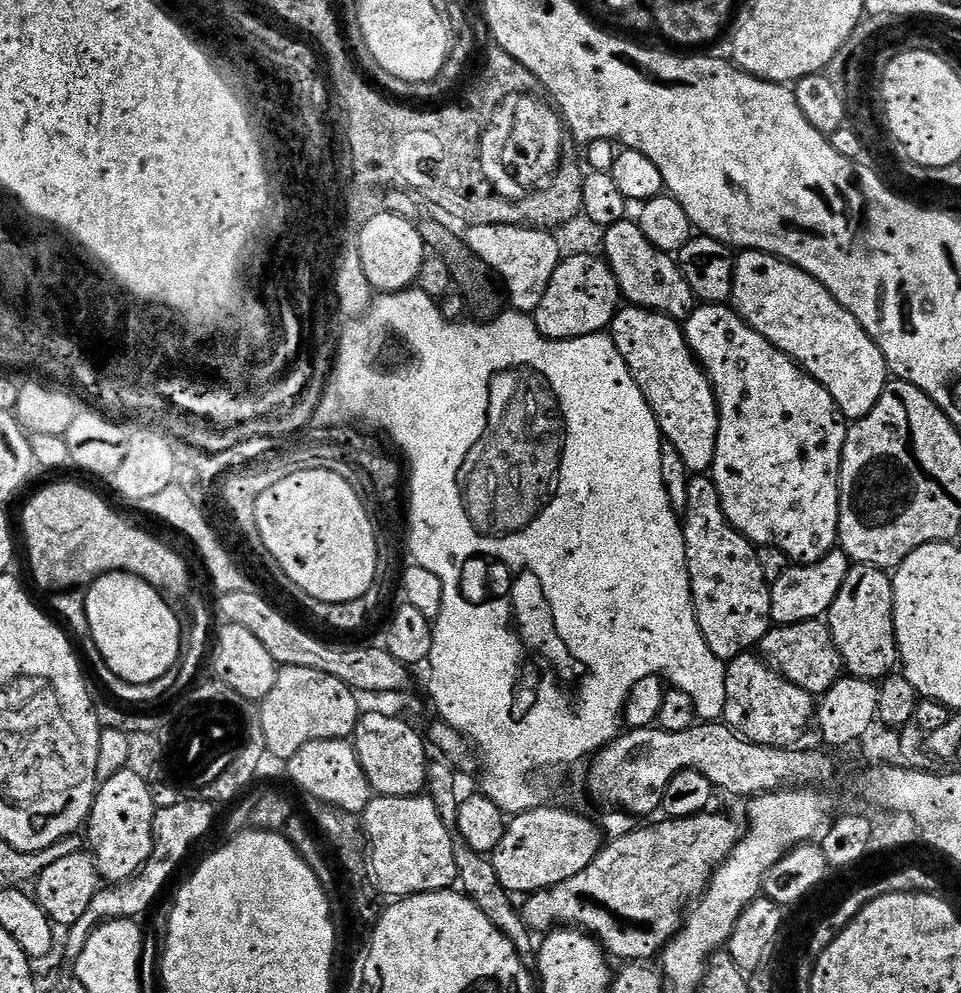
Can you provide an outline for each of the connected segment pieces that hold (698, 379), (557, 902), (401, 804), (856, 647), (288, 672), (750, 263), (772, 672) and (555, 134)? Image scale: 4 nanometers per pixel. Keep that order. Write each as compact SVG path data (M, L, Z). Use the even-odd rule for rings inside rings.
M624 306L617 311L611 322L610 335L618 354L622 354L634 382L654 410L661 437L672 444L674 450L678 450L678 454L682 454L682 462L686 462L689 473L707 473L716 457L720 408L716 405L716 392L712 388L712 381L708 379L707 372L693 354L688 339L684 337L681 321L672 320L660 312L652 312L649 308Z
M701 814L698 816L687 816L681 820L664 818L661 819L661 824L652 824L649 828L636 826L624 836L609 839L607 843L601 847L599 854L594 858L594 862L590 862L590 866L586 866L586 870L581 870L579 874L574 874L574 878L566 878L566 882L560 882L558 886L550 886L546 890L538 890L523 897L524 908L522 904L522 907L519 909L519 914L521 918L524 919L525 926L536 934L547 934L561 926L587 932L593 940L597 940L597 942L600 943L600 947L604 949L609 957L615 958L615 956L617 956L620 962L648 962L651 956L659 957L661 953L663 953L664 947L668 945L668 943L675 938L676 933L680 931L690 905L703 896L705 888L707 888L708 883L712 880L712 876L716 873L716 868L728 857L730 850L734 850L734 846L741 838L741 825L739 828L728 816L712 815L713 814Z
M421 794L406 798L373 795L362 813L362 823L364 834L368 838L370 872L374 877L375 887L379 891L381 888L386 895L392 896L388 898L421 896L427 892L447 892L457 883L450 834L446 832L445 823L439 817L439 812L429 795Z
M852 564L846 582L842 582L842 590L838 590L838 598L830 606L826 623L838 646L838 654L844 659L847 675L873 682L893 675L892 667L897 667L900 648L896 644L892 576L885 569Z
M306 666L281 667L270 694L258 704L268 756L287 762L310 742L348 740L362 715L362 707L356 699L357 693L346 686L346 682L322 674L322 670L310 670Z
M744 250L736 256L731 303L741 318L751 328L758 330L758 334L762 334L762 338L771 342L779 352L785 352L826 389L830 398L834 398L845 421L861 420L870 414L870 410L874 410L874 406L878 406L878 398L882 398L882 390L886 390L890 379L886 358L870 334L866 334L864 327L854 318L854 314L847 312L829 294L828 288L822 286L822 282L779 256L772 256L769 252Z
M744 653L725 667L723 721L756 745L797 747L815 721L815 705L812 693L794 686L773 665L755 653Z
M517 94L503 101L493 112L491 127L486 132L487 139L500 143L500 156L504 159L505 170L524 187L524 190L543 185L560 167L560 158L566 152L565 121L547 99L539 100L538 97L536 94Z

